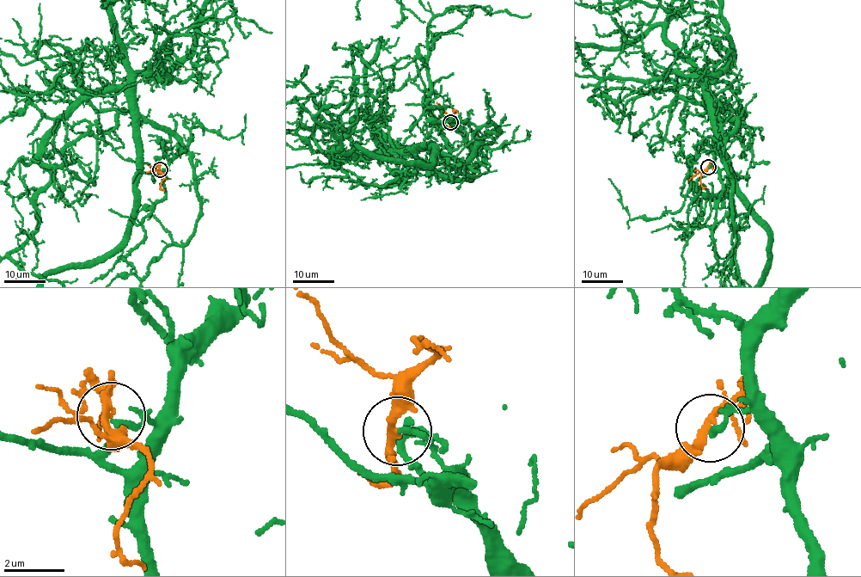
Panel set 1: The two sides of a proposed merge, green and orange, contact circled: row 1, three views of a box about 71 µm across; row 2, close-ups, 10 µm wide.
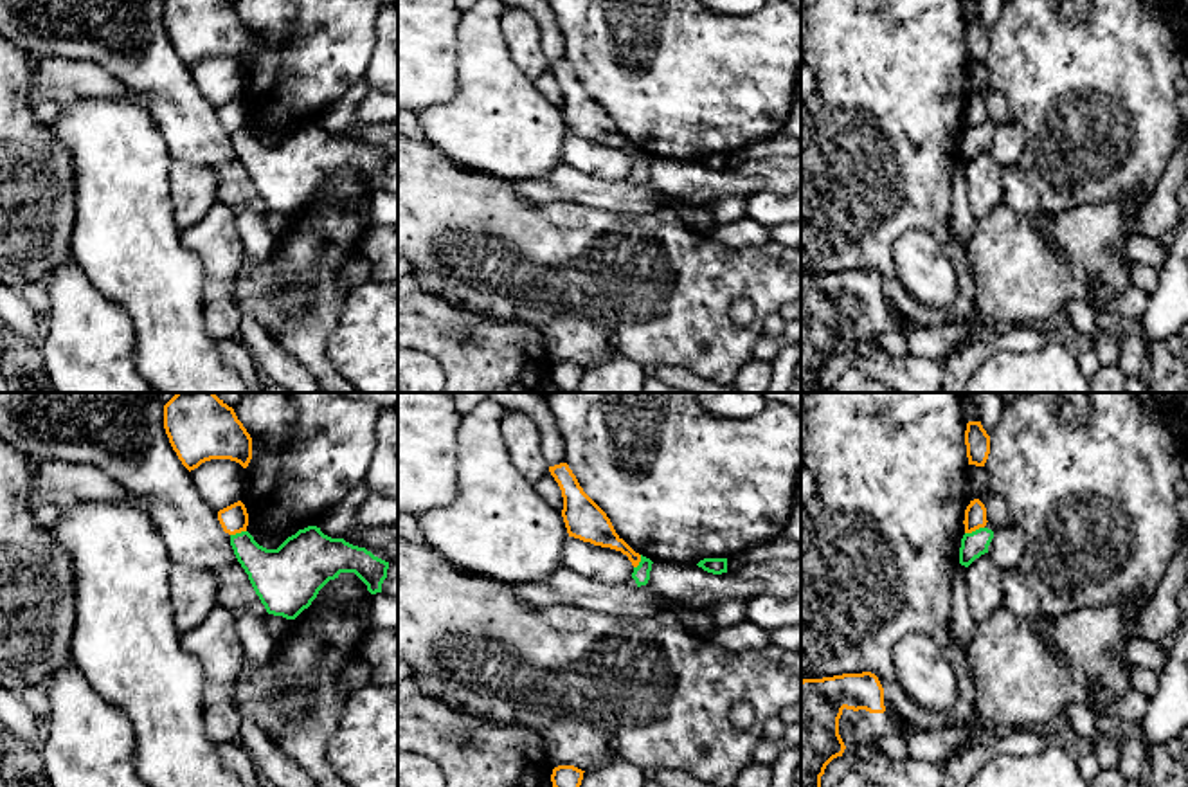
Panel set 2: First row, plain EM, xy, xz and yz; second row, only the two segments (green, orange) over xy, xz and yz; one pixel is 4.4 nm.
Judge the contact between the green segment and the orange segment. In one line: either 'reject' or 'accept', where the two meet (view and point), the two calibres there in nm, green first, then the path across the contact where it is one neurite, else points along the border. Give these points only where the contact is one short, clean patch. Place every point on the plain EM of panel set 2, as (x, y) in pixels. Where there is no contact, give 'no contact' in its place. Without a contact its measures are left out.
reject; meets green in yz at (976, 126); 120 nm thick on the green side, 100 nm on the other; border along yz (983, 123), (965, 130)

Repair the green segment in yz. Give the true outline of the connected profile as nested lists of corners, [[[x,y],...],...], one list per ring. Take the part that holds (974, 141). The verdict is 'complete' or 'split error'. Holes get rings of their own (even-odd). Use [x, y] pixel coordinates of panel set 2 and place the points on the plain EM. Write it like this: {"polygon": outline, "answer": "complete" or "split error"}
{"polygon": [[[979,124],[972,130],[965,130],[959,144],[959,160],[968,164],[976,155],[988,149],[988,142],[994,135],[994,128]]], "answer": "complete"}

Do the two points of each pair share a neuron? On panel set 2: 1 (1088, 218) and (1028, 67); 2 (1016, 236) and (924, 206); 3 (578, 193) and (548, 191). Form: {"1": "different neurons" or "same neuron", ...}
{"1": "different neurons", "2": "different neurons", "3": "same neuron"}

